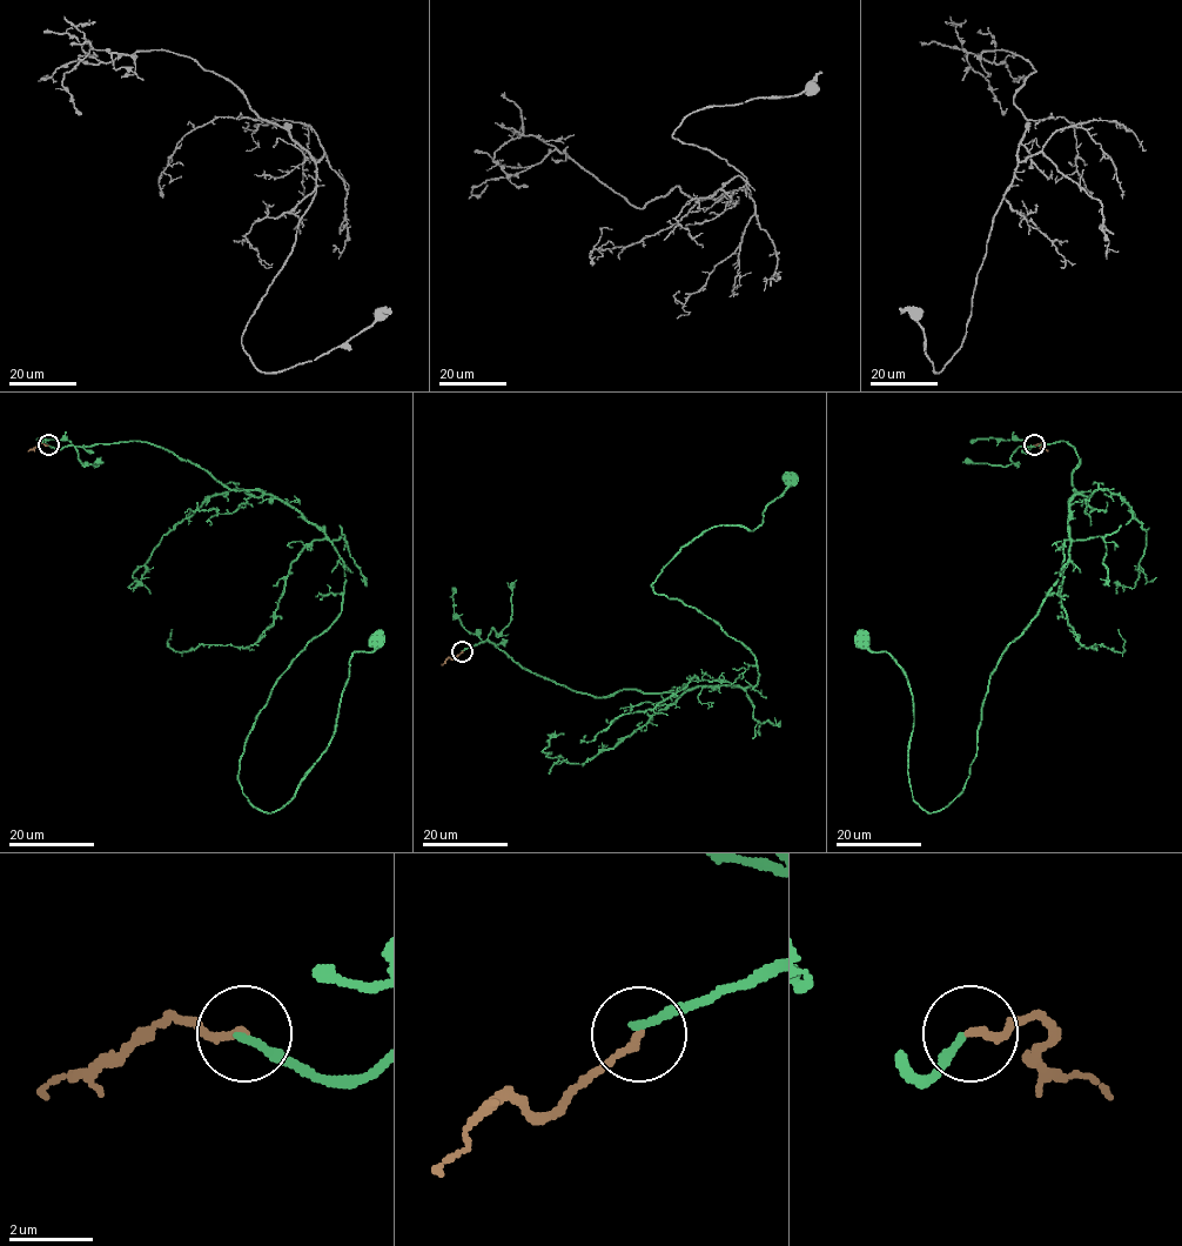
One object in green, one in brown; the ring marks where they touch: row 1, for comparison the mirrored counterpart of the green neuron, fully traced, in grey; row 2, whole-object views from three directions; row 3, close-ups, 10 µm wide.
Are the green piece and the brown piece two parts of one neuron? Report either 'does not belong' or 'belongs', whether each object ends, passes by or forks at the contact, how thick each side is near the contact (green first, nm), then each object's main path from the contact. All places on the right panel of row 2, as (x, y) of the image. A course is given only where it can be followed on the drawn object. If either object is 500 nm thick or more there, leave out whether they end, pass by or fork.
does not belong; green ends; brown ends; calibres 180 and 170 nm; course green (1033, 444), (1080, 460), (1070, 550), (991, 676), (944, 808), (913, 798), (906, 672), (861, 640); course brown (1034, 444), (1040, 443), (1048, 450)

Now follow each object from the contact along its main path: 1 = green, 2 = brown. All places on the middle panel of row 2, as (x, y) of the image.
1: (462, 650), (490, 641), (597, 697), (756, 684), (753, 655), (651, 587), (706, 530), (757, 528), (790, 479)
2: (462, 651), (441, 665)

